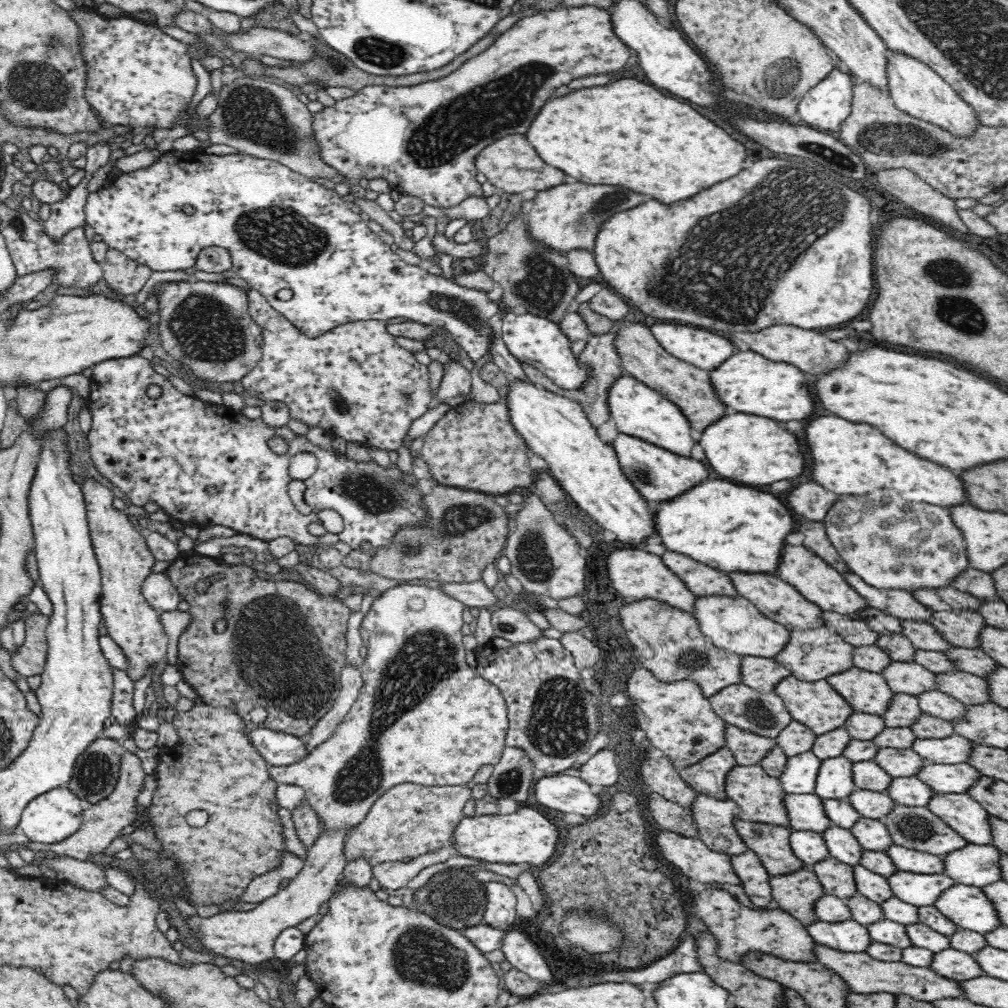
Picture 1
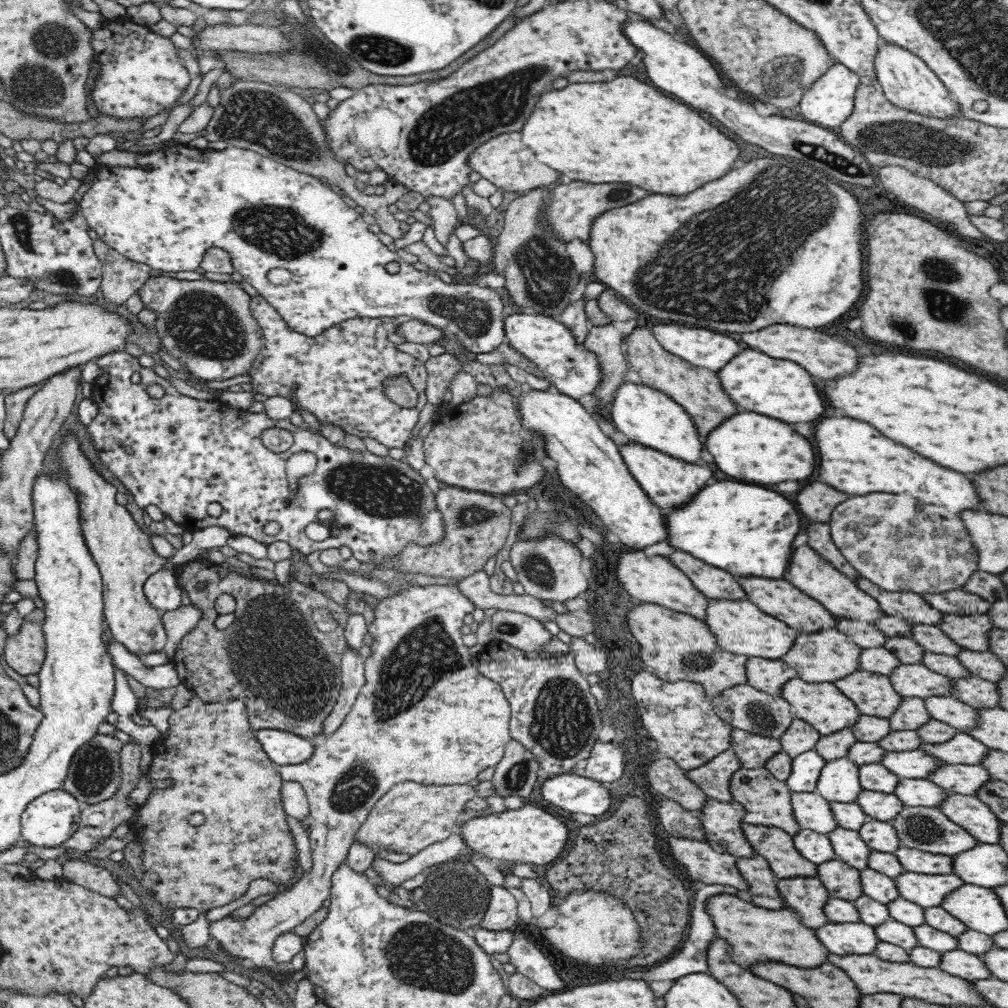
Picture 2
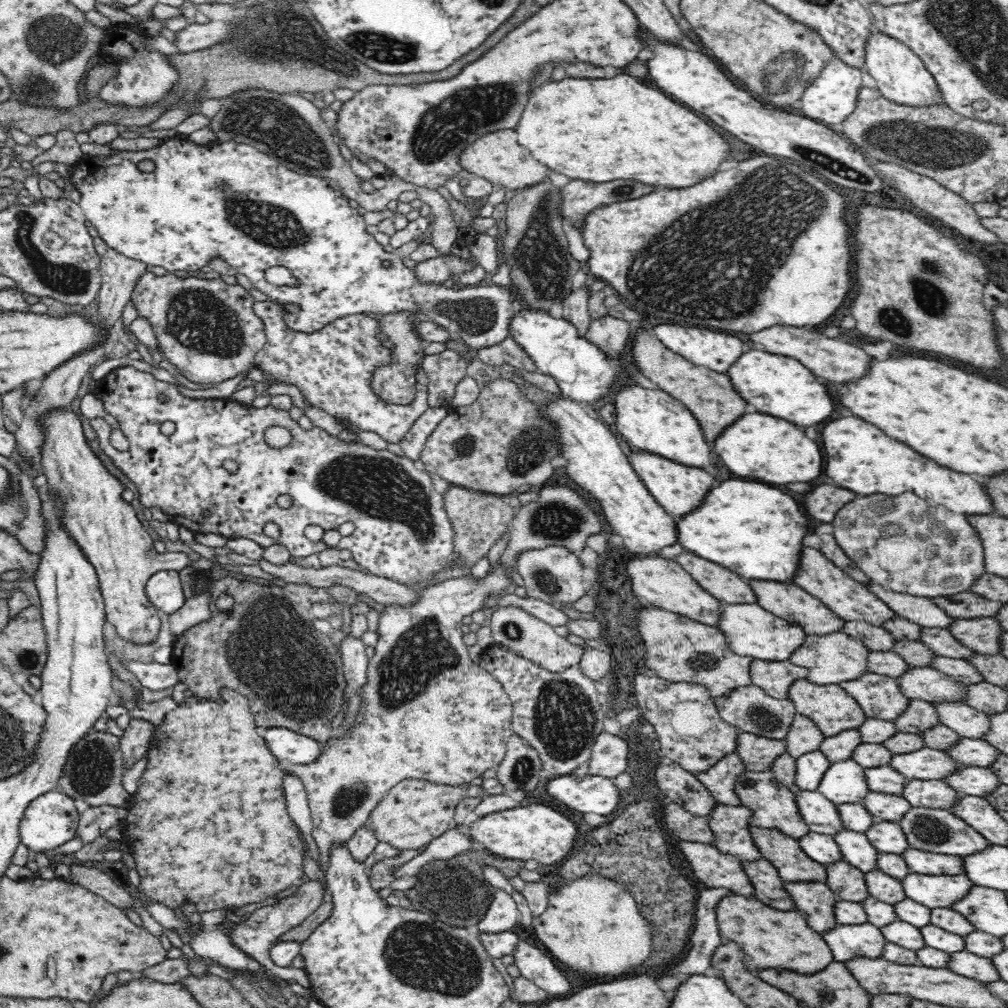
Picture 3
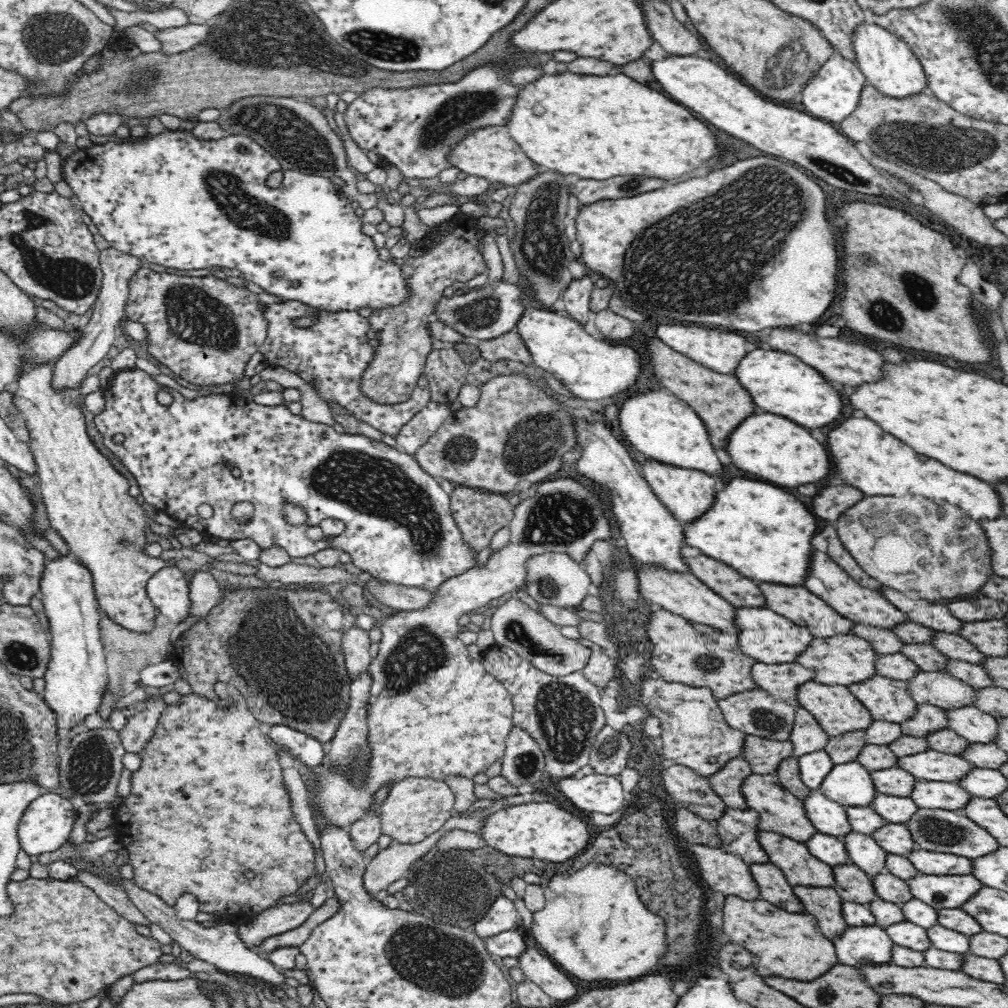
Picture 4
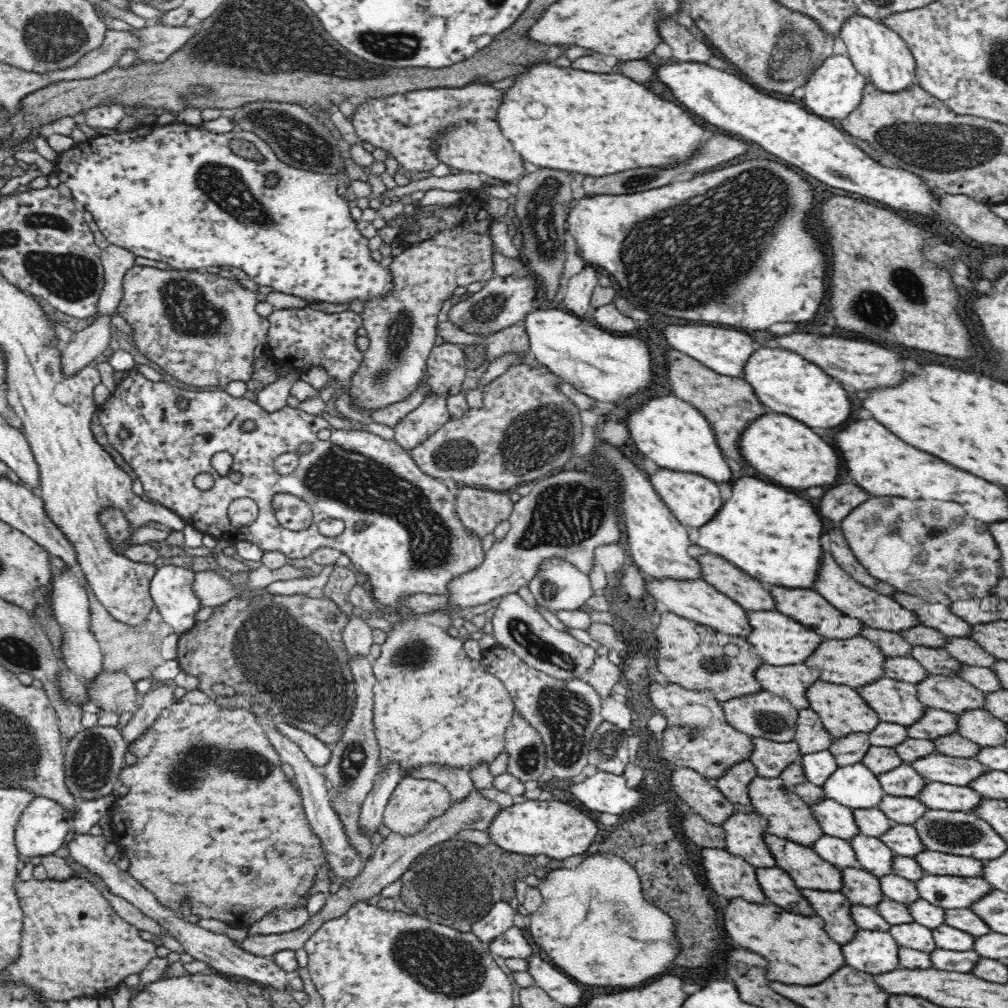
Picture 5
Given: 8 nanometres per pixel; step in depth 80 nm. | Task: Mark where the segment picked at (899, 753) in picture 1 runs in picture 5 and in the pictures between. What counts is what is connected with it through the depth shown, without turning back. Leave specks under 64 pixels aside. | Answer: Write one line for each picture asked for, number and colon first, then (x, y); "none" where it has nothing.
2: (916, 764)
3: (927, 764)
4: (932, 765)
5: (937, 767)

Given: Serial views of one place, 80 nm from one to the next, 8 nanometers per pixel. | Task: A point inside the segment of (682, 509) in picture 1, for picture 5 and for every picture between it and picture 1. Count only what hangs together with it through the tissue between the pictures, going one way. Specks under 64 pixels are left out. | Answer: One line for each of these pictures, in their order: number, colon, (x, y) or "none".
2: (744, 529)
3: (755, 530)
4: (743, 528)
5: (774, 535)

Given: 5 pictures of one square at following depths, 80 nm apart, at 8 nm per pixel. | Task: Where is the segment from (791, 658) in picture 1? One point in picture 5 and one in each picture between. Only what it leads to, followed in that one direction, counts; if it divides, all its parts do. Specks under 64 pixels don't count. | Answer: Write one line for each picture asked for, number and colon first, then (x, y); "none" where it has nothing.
2: (829, 655)
3: (831, 659)
4: (845, 660)
5: (855, 662)

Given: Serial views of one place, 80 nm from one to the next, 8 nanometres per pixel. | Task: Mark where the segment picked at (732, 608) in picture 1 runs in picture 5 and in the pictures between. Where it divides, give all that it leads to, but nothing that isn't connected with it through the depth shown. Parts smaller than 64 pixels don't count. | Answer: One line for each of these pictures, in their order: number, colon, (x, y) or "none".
2: (741, 628)
3: (754, 632)
4: (769, 637)
5: (779, 640)

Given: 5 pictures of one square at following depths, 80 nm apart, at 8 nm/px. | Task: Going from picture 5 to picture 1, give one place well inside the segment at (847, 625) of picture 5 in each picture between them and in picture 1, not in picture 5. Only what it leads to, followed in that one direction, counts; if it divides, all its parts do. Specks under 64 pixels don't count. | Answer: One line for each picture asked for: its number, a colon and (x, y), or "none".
1: (775, 599)
2: (778, 598)
3: (788, 601)
4: (802, 607)

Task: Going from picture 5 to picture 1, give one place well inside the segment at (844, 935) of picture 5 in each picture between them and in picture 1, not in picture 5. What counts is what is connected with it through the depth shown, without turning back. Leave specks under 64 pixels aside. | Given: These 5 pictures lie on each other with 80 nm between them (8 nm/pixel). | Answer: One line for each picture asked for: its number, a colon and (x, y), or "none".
1: (797, 893)
2: (807, 896)
3: (817, 900)
4: (825, 904)

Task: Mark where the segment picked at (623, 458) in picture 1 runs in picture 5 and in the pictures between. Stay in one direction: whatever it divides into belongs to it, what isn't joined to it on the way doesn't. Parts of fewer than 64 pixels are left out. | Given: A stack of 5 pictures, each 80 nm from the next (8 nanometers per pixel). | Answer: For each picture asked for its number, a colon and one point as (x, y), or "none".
2: (670, 483)
3: (679, 489)
4: (687, 494)
5: (693, 499)

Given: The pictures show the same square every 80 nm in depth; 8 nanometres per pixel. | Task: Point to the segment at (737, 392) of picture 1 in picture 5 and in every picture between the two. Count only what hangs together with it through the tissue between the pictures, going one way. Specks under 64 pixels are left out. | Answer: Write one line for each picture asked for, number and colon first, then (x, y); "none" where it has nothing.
2: (781, 389)
3: (776, 385)
4: (780, 383)
5: (784, 381)

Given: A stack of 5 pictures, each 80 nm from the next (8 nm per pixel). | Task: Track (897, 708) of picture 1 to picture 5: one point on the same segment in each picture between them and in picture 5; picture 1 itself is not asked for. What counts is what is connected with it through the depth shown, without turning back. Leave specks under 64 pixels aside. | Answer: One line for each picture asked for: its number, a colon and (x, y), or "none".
2: (912, 713)
3: (920, 715)
4: (927, 719)
5: (935, 723)

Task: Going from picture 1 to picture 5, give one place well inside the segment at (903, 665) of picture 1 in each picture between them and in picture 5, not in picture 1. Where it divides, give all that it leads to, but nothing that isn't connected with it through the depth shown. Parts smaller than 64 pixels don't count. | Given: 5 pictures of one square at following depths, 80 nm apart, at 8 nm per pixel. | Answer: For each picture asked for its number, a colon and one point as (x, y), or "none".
2: (914, 680)
3: (928, 684)
4: (941, 689)
5: (956, 695)

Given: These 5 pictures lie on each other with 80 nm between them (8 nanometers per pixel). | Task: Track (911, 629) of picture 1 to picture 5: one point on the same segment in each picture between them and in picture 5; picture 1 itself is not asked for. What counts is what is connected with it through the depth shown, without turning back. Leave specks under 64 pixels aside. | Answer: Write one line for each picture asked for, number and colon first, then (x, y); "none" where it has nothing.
2: (934, 639)
3: (941, 641)
4: (957, 647)
5: (965, 649)

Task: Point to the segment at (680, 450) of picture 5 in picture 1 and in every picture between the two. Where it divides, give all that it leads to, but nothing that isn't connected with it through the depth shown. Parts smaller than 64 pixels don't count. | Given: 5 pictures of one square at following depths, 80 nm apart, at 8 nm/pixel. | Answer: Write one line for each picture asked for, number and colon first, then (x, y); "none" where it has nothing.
1: (639, 411)
2: (646, 416)
3: (654, 421)
4: (666, 429)

